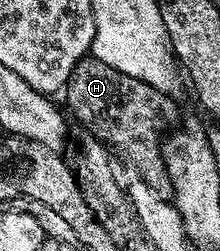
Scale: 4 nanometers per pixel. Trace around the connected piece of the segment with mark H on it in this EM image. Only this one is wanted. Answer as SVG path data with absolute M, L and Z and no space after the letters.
M91 56L84 57L74 68L66 87L67 94L67 109L70 114L72 109L73 116L92 133L89 135L107 144L115 153L117 150L125 158L123 161L136 169L146 184L150 184L150 188L154 188L156 195L171 199L172 181L164 163L162 143L170 128L177 125L177 99Z

